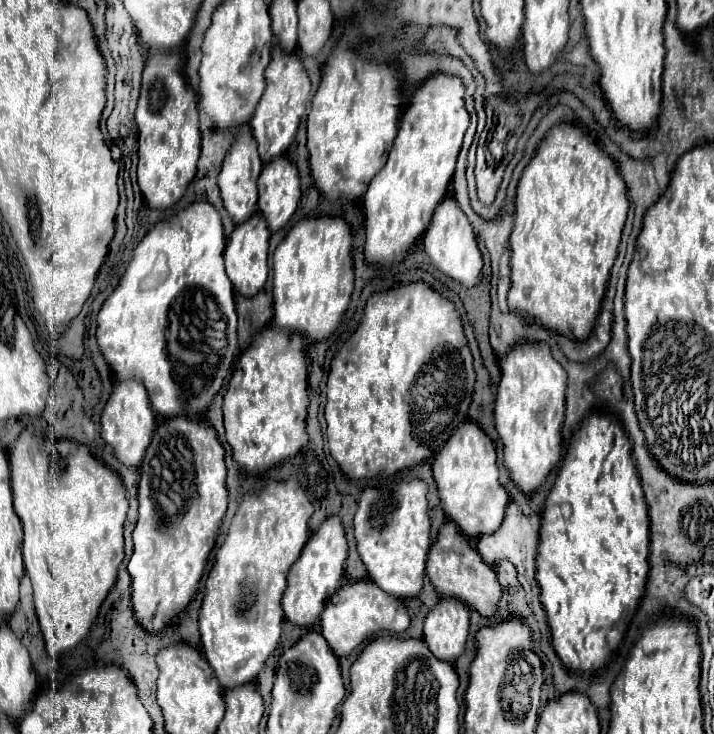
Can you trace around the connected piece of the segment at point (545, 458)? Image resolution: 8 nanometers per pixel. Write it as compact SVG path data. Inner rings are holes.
M517 346L509 358L501 360L501 382L497 388L497 400L495 400L495 428L505 444L505 458L503 464L509 470L511 480L519 486L519 490L527 496L539 490L539 486L545 484L549 472L561 462L563 454L563 418L565 418L565 382L567 374L565 368L551 356L547 346Z

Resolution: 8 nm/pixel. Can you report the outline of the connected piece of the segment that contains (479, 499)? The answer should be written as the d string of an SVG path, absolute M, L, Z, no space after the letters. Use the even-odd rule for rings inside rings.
M467 422L453 432L433 462L433 478L443 510L457 524L461 534L479 538L483 534L493 534L501 526L509 496L499 482L495 444L475 422Z

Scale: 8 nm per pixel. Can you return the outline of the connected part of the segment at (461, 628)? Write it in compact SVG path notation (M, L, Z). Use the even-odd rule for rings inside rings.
M441 598L425 618L425 642L429 650L447 662L455 662L469 636L469 608L455 598Z

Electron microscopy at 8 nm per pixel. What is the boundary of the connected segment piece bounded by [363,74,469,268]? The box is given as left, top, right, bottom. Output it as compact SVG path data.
M451 74L431 76L415 90L411 104L401 118L399 134L389 152L387 164L371 180L363 196L363 256L367 264L389 268L401 262L417 238L425 234L435 208L447 194L447 186L455 172L457 154L469 126L463 94L463 82Z

